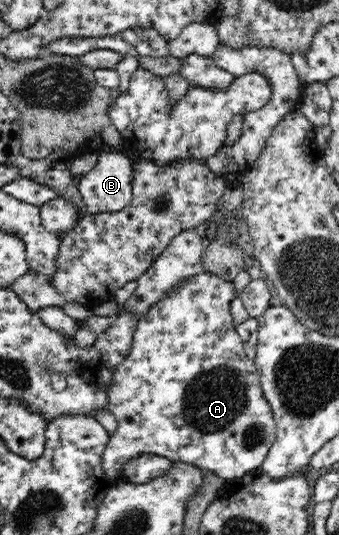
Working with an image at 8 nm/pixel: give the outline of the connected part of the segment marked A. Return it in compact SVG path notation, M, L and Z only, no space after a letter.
M198 277L182 280L177 283L159 302L156 302L147 314L137 323L133 333L133 342L129 354L113 369L112 383L106 388L109 412L117 419L118 427L102 454L102 469L109 478L121 479L122 466L140 454L153 454L168 458L170 461L181 461L197 465L203 470L212 471L227 480L241 478L244 474L259 470L276 437L276 424L271 406L263 394L260 374L254 359L246 355L243 341L235 330L231 317L231 300L238 296L232 281L214 277Z

